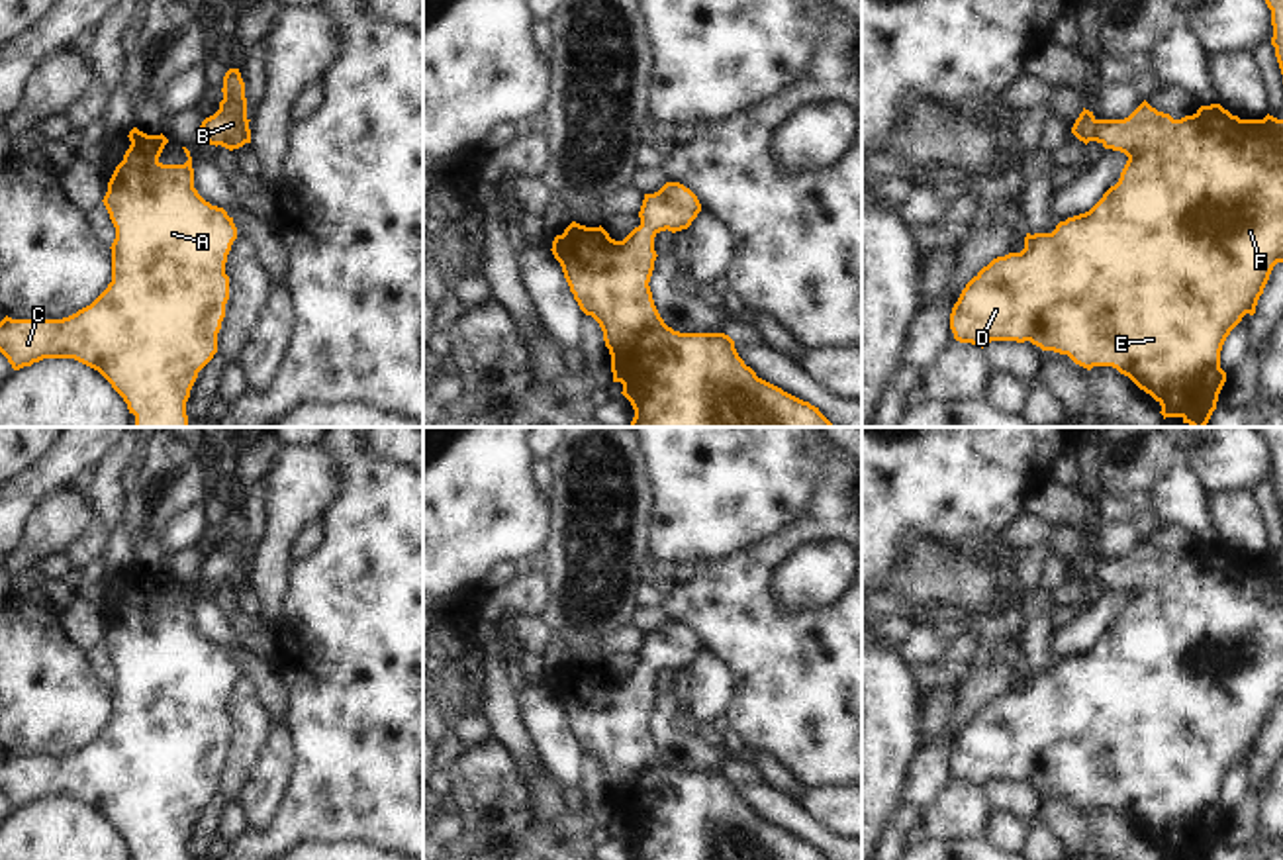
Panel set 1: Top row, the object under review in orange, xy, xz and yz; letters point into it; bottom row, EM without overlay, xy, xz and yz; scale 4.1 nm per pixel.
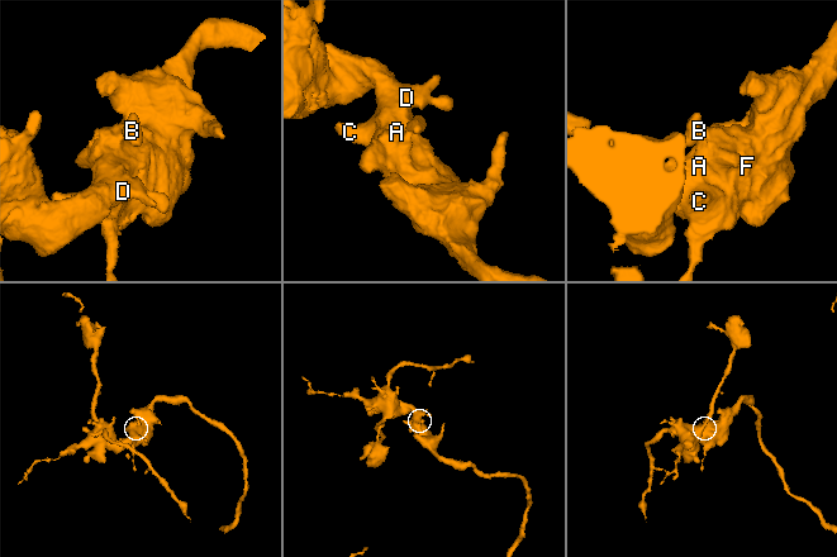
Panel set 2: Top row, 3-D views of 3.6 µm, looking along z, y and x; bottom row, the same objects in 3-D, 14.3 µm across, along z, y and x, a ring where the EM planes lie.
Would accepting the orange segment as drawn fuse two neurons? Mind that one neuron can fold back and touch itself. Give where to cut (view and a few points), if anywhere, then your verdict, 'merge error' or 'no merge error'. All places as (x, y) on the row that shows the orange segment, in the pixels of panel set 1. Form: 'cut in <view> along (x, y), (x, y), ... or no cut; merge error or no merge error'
no cut; no merge error

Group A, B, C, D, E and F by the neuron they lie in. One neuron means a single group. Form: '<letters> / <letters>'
A B C D E F

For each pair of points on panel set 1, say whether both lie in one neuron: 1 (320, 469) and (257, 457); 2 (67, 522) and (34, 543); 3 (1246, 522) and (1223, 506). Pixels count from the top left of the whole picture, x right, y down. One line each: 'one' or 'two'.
1: two
2: one
3: one

